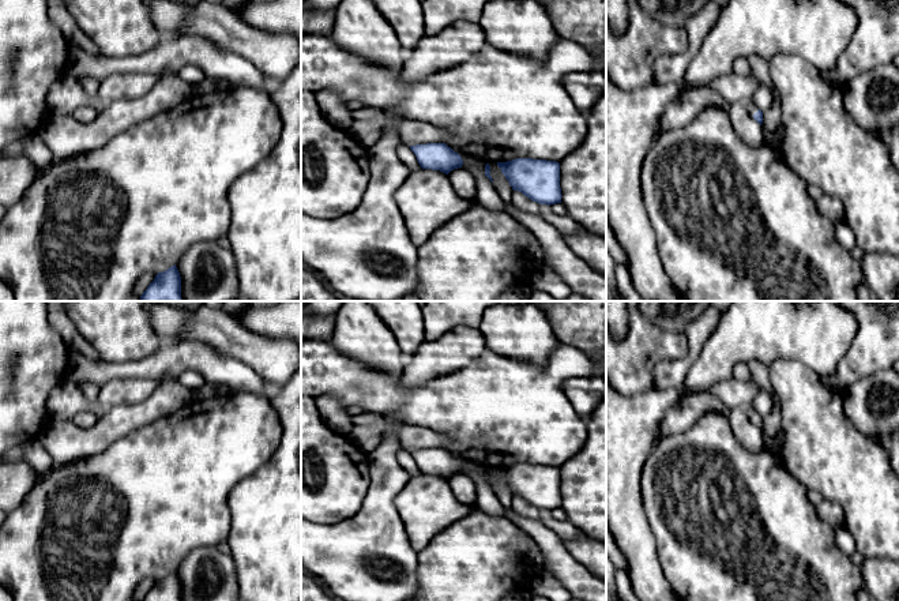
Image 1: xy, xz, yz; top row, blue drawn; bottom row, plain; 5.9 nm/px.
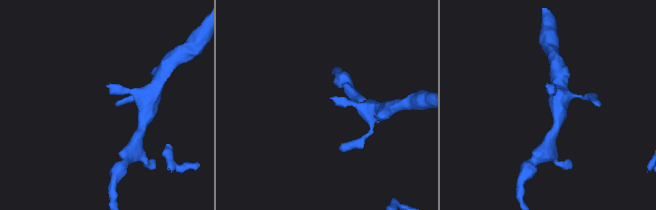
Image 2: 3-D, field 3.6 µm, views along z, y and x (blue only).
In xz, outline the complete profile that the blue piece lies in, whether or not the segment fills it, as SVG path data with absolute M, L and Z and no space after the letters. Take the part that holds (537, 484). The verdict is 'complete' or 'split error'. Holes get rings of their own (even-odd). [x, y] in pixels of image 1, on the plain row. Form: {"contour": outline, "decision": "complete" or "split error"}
{"contour": "M516 463L497 467L514 496L539 510L561 508L560 469L556 466Z", "decision": "complete"}

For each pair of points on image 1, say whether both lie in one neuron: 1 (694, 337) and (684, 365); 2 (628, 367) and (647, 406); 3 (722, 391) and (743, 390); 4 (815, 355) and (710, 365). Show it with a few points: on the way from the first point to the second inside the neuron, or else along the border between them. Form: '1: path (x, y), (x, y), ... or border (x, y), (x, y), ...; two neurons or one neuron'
1: path (694, 344), (694, 353), (689, 359); one neuron
2: border (654, 387), (631, 395), (620, 394); two neurons
3: path (728, 391), (737, 391); one neuron
4: path (789, 345), (736, 345); one neuron

